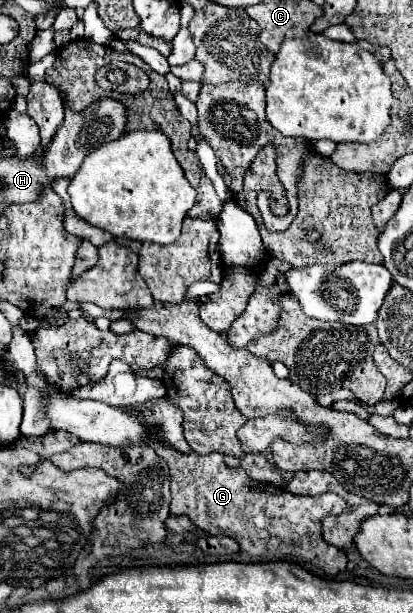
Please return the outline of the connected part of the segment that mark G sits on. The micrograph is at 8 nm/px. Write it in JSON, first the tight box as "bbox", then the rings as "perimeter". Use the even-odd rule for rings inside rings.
{"bbox":[149,436,345,576],"perimeter":[[[149,436],[149,444],[169,466],[171,516],[187,516],[205,534],[237,538],[241,550],[257,560],[285,560],[301,566],[311,564],[321,568],[327,576],[345,570],[345,552],[321,538],[321,518],[345,510],[345,500],[341,496],[293,496],[279,486],[253,482],[243,468],[227,468],[223,456],[217,452],[205,456],[195,452],[177,454],[175,450],[165,450],[165,444],[153,436]]]}

